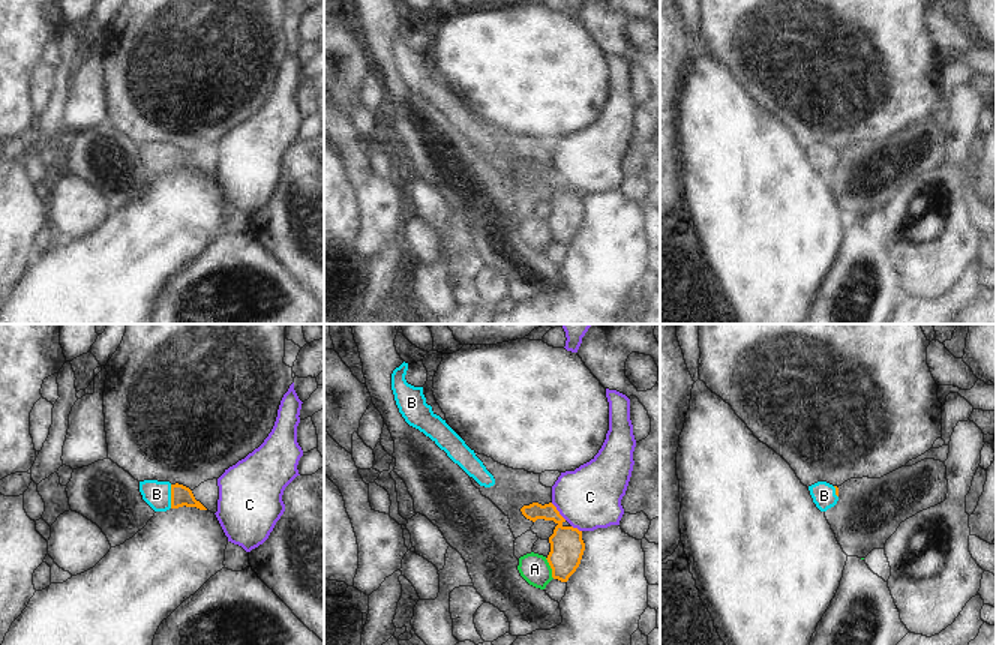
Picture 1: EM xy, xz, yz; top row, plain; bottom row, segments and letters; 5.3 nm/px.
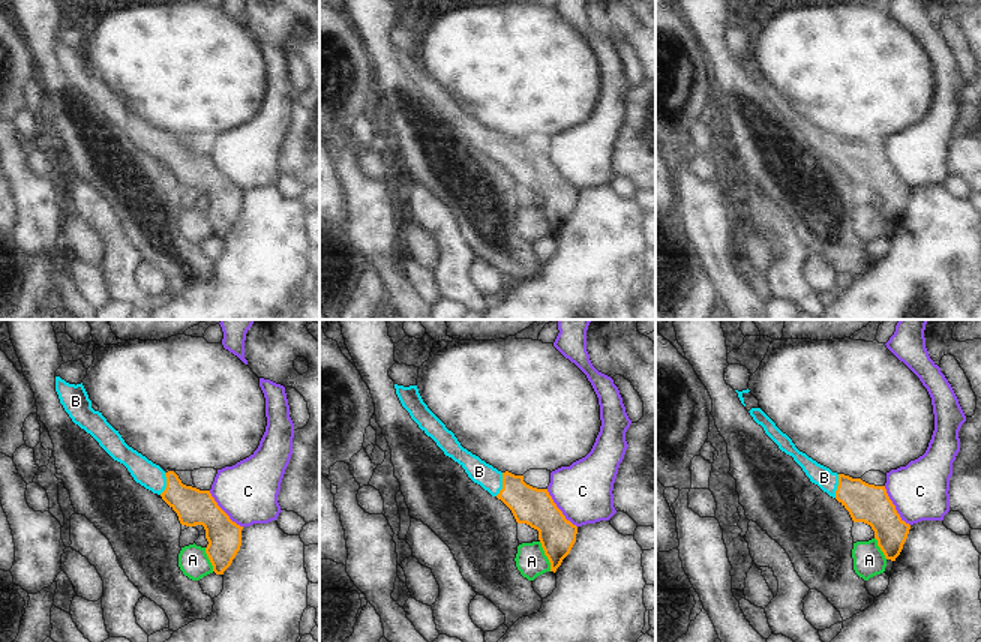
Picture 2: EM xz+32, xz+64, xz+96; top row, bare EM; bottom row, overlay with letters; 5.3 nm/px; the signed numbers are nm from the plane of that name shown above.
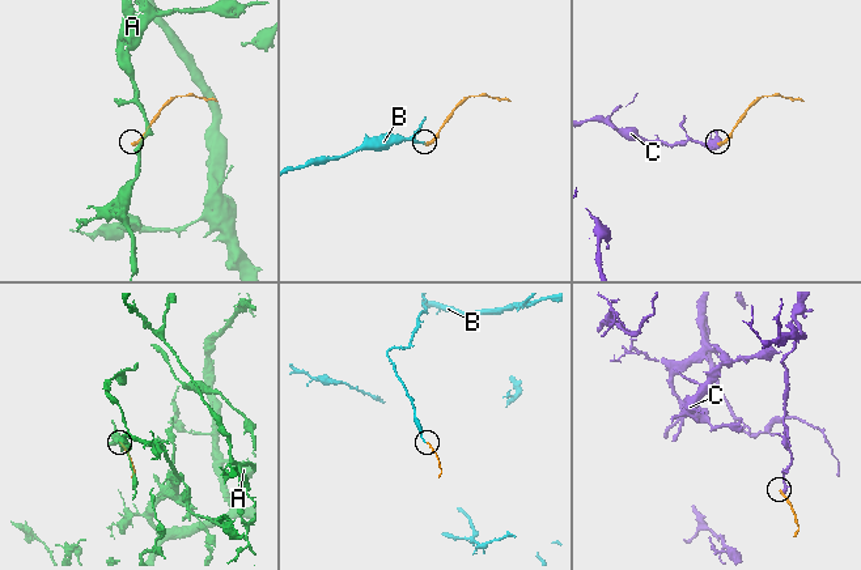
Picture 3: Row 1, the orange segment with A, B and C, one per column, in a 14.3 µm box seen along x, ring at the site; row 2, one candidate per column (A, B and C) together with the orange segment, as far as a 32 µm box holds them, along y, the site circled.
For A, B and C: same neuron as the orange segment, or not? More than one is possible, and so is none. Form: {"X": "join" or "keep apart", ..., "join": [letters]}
{"A": "keep apart", "B": "join", "C": "keep apart", "join": ["B"]}

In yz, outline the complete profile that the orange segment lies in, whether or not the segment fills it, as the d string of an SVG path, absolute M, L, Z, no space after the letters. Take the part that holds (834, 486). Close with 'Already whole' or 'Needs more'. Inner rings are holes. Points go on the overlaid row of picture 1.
M818 482L808 486L813 502L820 512L826 512L838 501L838 488L826 482Z. Needs more.

